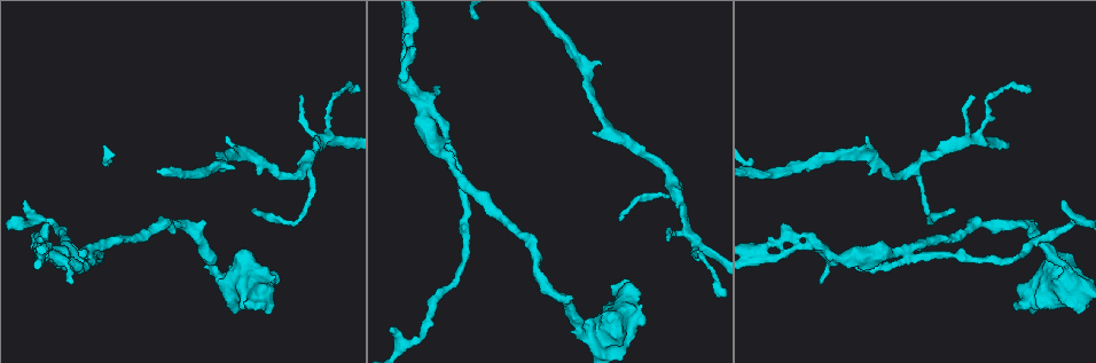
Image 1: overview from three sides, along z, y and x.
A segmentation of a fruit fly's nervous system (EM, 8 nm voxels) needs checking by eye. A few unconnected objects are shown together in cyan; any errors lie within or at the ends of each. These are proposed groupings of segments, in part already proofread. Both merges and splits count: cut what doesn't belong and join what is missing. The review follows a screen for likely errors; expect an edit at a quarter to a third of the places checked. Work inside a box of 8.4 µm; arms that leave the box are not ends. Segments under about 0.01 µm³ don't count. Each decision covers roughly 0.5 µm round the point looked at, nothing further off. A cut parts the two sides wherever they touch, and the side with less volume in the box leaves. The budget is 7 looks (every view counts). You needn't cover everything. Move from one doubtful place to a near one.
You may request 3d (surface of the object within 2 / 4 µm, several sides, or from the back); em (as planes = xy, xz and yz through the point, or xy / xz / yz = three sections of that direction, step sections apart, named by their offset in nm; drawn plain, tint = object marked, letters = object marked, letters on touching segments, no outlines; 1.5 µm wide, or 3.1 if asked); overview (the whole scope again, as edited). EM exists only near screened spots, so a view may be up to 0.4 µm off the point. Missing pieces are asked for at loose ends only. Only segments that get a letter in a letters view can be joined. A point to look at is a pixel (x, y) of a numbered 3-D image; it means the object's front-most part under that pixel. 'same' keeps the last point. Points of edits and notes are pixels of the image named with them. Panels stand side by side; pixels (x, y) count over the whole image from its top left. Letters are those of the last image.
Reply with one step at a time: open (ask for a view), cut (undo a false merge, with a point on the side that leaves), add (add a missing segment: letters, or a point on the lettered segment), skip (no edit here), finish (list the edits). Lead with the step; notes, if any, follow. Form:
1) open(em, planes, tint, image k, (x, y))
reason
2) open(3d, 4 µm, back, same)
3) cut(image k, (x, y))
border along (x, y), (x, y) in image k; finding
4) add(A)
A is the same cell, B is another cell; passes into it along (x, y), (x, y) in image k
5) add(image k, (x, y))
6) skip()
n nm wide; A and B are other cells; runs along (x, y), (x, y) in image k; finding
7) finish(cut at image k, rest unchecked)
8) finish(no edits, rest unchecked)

open(em, xz, step 8, letters, image 1, (24, 203))
tapers out

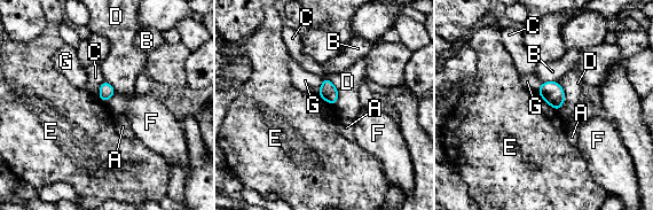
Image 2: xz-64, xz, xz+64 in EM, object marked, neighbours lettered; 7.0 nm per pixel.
skip()
A, B, C, D, E, F and G are other cells; border along (104, 80), (100, 86), (99, 99) in image 2; none of them fits

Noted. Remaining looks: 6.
open(3d, 4 µm, image 1, (866, 135))
thin end

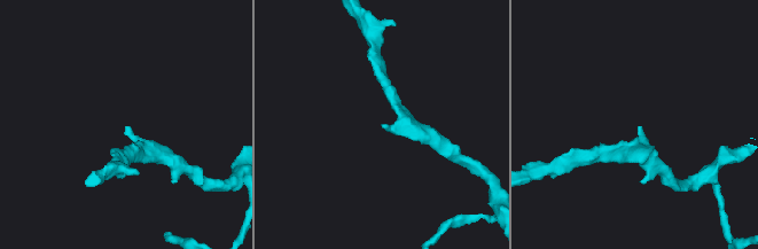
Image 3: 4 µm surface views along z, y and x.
open(em, xz, step 4, tint, image 3, (382, 126))

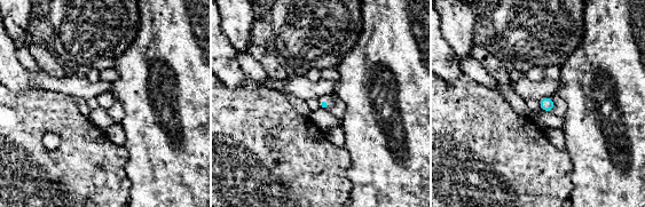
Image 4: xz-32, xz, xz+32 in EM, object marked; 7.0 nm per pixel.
open(em, planes, letters, same)
cut it another way

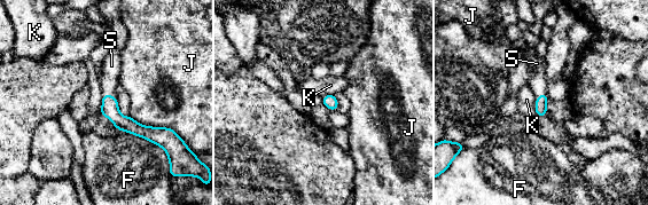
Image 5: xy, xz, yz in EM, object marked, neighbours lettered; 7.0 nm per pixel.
add(S)
S is the same cell, F, J and K are other cells; passes into it along (109, 109), (108, 94), (111, 65) in image 5; it goes on there

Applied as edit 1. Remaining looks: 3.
open(3d, 2 µm, image 3, (485, 217))
abrupt turn

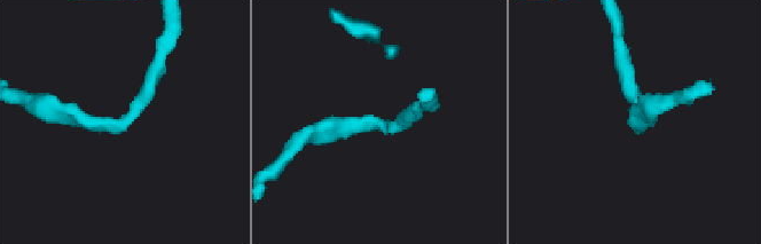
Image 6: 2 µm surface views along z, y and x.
open(em, xz, step 4, letters, image 6, (639, 122))

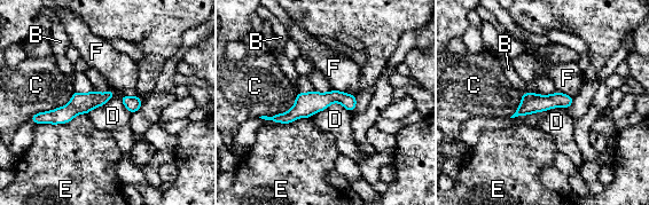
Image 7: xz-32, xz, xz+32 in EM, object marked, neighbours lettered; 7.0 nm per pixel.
skip()
B, C, D, E and F are other cells; runs along (352, 97), (328, 97), (275, 118) in image 7; continuous, no second neuron

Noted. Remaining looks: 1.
finish(add at image 5, rest unchecked)

